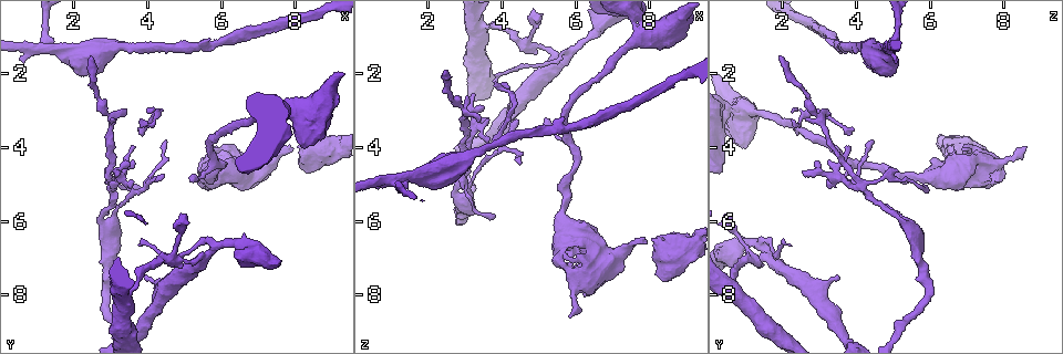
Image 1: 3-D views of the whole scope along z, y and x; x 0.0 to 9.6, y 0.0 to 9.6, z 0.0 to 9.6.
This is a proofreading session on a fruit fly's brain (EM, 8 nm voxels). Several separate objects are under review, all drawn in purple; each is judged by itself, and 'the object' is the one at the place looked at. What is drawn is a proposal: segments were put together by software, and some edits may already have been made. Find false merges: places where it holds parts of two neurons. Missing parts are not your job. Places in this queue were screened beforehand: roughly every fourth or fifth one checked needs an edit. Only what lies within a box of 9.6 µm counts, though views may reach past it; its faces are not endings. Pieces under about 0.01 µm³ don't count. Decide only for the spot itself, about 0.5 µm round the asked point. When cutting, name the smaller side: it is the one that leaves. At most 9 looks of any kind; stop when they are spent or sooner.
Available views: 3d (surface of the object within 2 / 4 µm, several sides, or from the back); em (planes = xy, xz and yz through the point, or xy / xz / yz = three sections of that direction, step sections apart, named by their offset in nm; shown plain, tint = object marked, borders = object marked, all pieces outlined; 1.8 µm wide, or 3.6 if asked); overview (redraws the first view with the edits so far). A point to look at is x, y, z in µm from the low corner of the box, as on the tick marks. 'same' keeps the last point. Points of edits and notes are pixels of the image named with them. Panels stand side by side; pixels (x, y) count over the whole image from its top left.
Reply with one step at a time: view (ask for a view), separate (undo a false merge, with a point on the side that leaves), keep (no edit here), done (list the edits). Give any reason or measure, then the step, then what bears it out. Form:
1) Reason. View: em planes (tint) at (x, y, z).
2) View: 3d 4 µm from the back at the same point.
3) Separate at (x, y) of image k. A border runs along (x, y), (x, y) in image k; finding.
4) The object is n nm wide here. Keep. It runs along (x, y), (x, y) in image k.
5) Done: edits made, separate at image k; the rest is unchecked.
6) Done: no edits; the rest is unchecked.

Closes a loop. View: em 3.6 µm planes (tint) at (5.70, 4.75, 6.10).

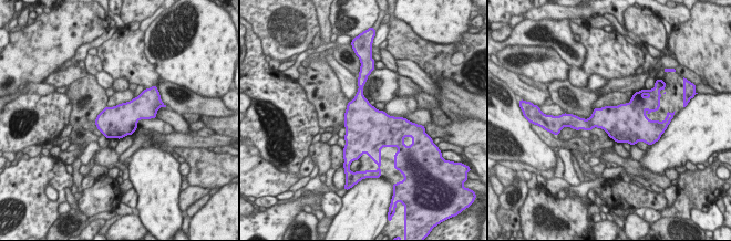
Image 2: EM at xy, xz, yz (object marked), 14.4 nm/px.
The object is 480 nm wide here. Keep. One neuron here.

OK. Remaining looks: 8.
Sudden change in width. View: 3d 2 µm at (6.00, 4.35, 8.15).

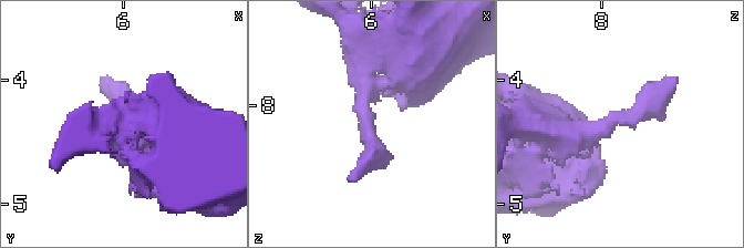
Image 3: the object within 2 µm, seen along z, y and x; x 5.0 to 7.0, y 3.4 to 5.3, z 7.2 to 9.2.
Now the EM. View: em planes (tint) at (5.96, 4.30, 8.14).

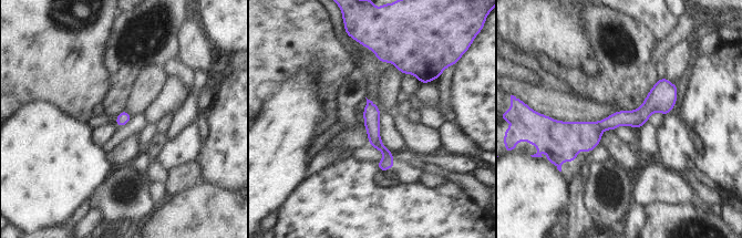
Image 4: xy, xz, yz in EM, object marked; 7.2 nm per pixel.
Keep. It runs along (674, 88), (638, 117), (554, 124) in image 4; all the same neuron.

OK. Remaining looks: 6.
Sharp bend. View: 3d 4 µm at (3.05, 4.95, 4.15).

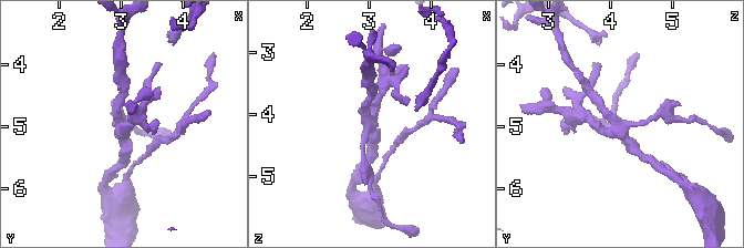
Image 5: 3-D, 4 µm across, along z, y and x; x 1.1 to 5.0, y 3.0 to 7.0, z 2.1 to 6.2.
4 arms meet here; shape alone is not enough. View: em planes (plain) at (3.00, 5.05, 4.15).

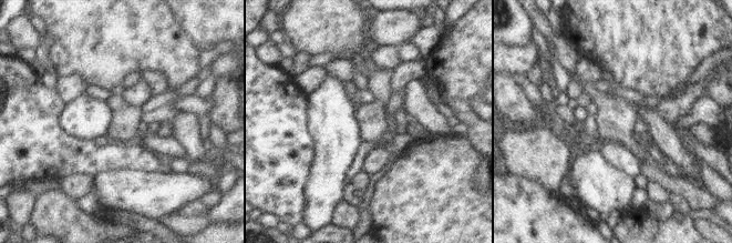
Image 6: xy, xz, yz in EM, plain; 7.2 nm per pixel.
With the object marked. View: em planes (tint) at the same point.

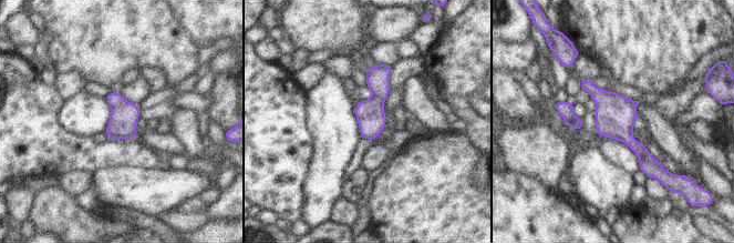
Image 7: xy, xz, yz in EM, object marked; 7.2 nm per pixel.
Keep. It runs along (585, 83), (658, 171) in image 7; continuous, no second neuron.

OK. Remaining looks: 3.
Side arm on a straight run. View: 3d 2 µm at (4.55, 7.00, 1.10).

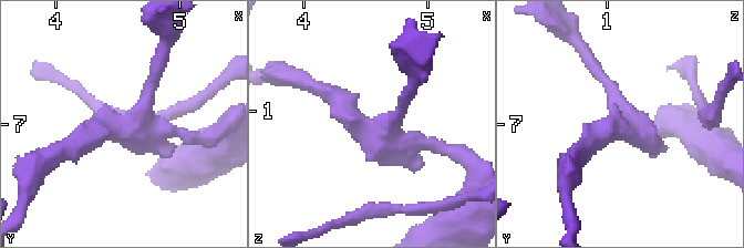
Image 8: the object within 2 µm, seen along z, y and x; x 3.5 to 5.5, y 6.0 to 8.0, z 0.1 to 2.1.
3 arms meet here. View: em yz step 16 (tint) at (4.54, 7.02, 1.14).

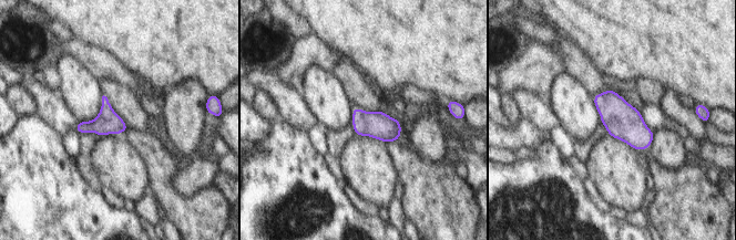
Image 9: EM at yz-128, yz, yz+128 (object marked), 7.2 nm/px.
View: em planes (borders) at the same point.

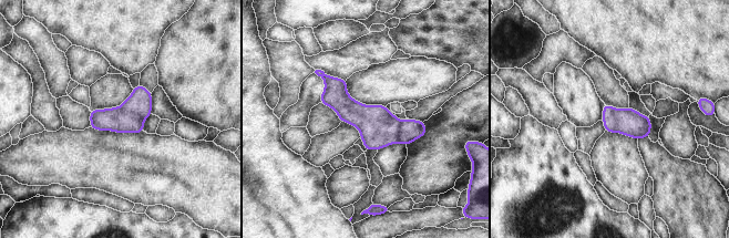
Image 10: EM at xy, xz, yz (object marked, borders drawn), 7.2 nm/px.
The object is 200 nm wide here. Separate at (410, 130) of image 10. A border runs along (401, 121), (398, 126), (397, 142) in image 10; a second neuron is stuck on.

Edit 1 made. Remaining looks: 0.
Done: edits made, separate at image 10; the rest is unchecked.

